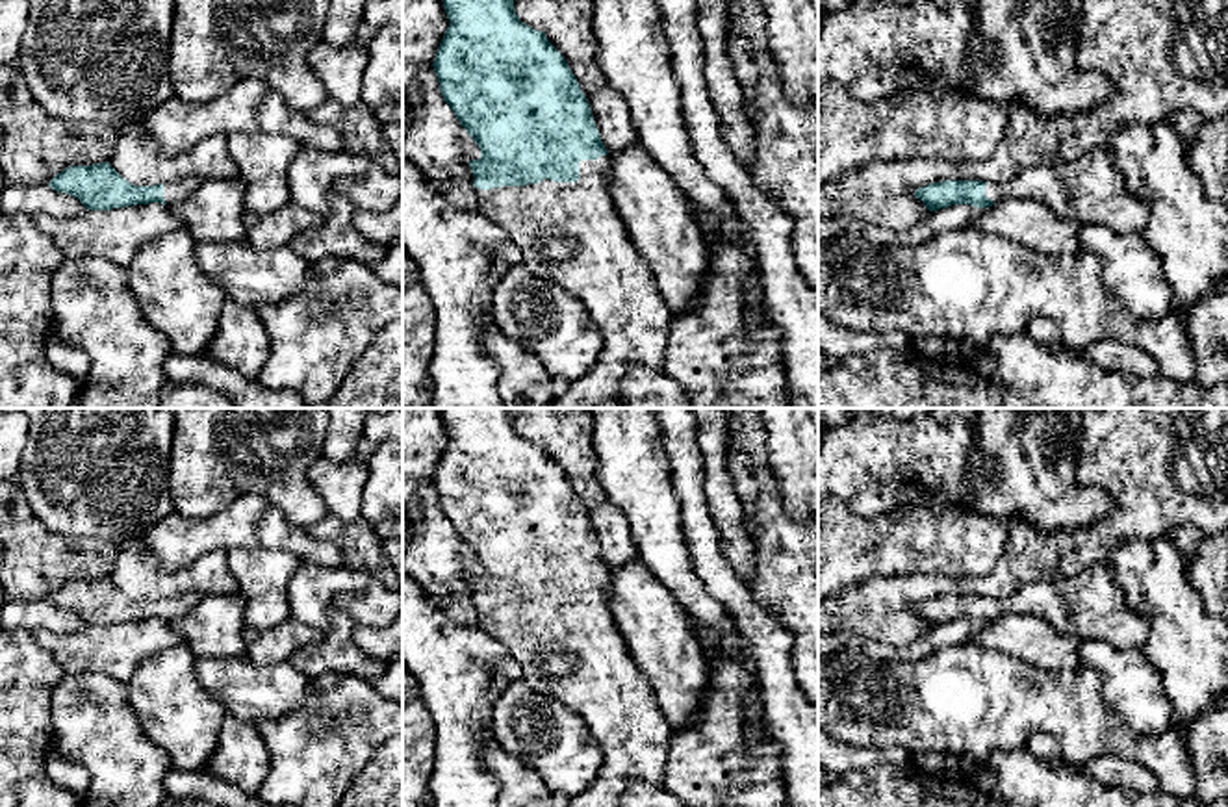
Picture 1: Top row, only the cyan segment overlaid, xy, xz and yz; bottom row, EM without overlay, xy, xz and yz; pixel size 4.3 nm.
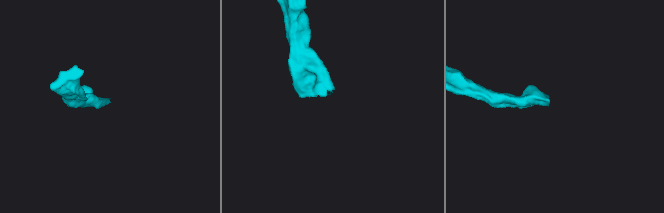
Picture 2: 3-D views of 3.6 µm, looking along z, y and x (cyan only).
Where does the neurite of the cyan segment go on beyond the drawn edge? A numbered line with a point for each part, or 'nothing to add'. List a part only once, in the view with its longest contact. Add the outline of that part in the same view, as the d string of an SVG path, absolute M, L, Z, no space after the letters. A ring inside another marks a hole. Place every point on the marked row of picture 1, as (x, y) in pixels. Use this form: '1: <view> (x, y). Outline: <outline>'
1: xz (570, 232). Outline: M605 154L581 160L577 182L544 178L538 184L480 189L479 213L506 232L532 275L562 288L586 308L603 339L594 369L571 382L549 408L627 408L620 399L623 377L634 365L660 371L666 362L673 315L629 239L610 199L608 182L610 156Z

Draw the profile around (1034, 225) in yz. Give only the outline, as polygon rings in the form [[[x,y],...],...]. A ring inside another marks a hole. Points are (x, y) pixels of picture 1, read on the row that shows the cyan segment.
[[[1007,199],[983,208],[974,226],[1043,256],[1078,254],[1080,224],[1057,217],[1046,204]]]

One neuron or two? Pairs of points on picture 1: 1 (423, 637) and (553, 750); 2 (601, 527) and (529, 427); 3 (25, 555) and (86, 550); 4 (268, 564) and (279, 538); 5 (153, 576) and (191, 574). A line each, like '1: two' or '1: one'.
1: two
2: one
3: one
4: two
5: one

